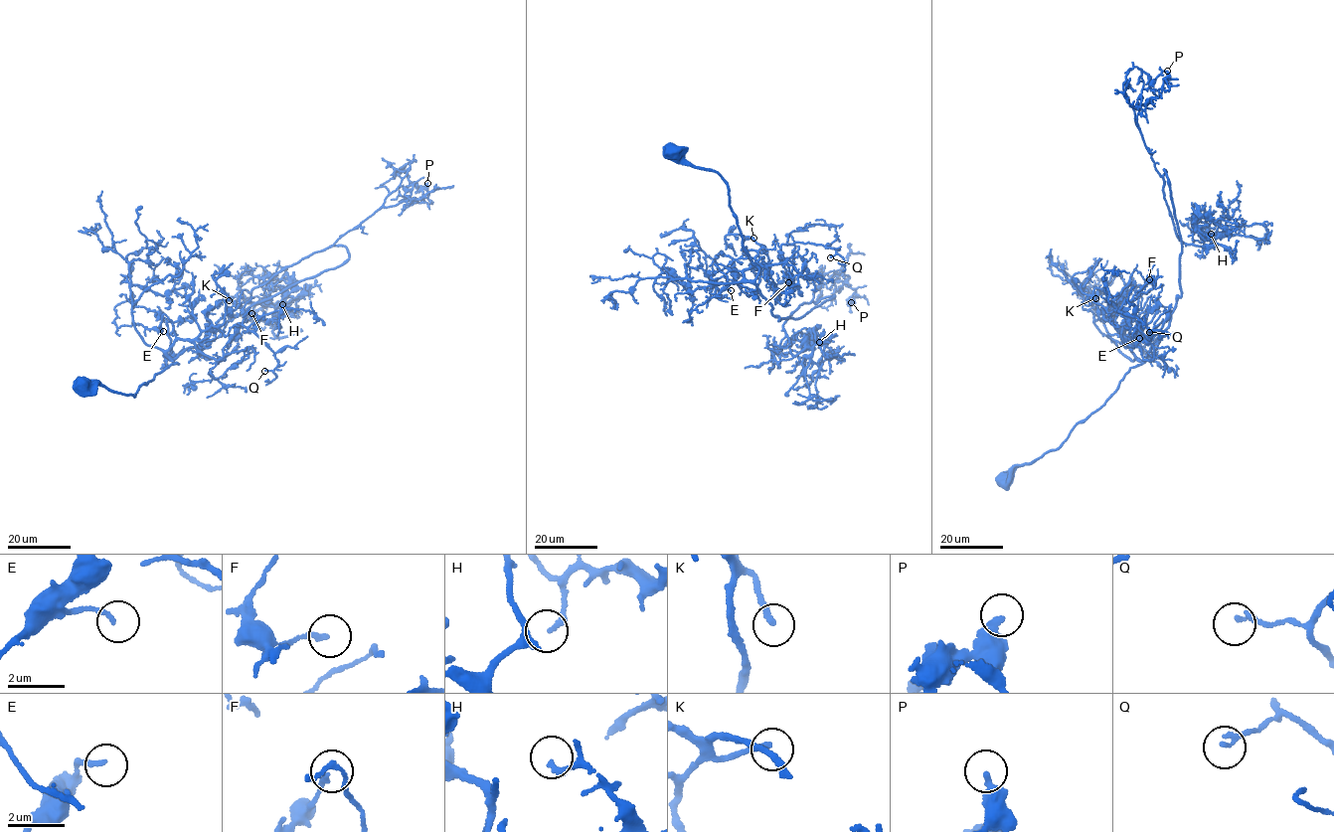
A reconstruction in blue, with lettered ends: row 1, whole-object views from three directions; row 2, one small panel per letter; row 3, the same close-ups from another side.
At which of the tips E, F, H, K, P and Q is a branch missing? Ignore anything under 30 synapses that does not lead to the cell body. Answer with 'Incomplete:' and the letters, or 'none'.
Incomplete: K

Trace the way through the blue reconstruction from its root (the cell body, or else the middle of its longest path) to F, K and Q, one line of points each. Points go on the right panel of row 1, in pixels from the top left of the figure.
F: (1004, 481), (1061, 445), (1142, 363), (1126, 343), (1136, 345), (1123, 311), (1149, 279)
K: (1004, 481), (1020, 464), (1061, 445), (1113, 395), (1130, 368), (1142, 363), (1095, 298)
Q: (1004, 481), (1061, 445), (1142, 363), (1126, 343), (1136, 345), (1133, 329), (1115, 309), (1149, 332)

